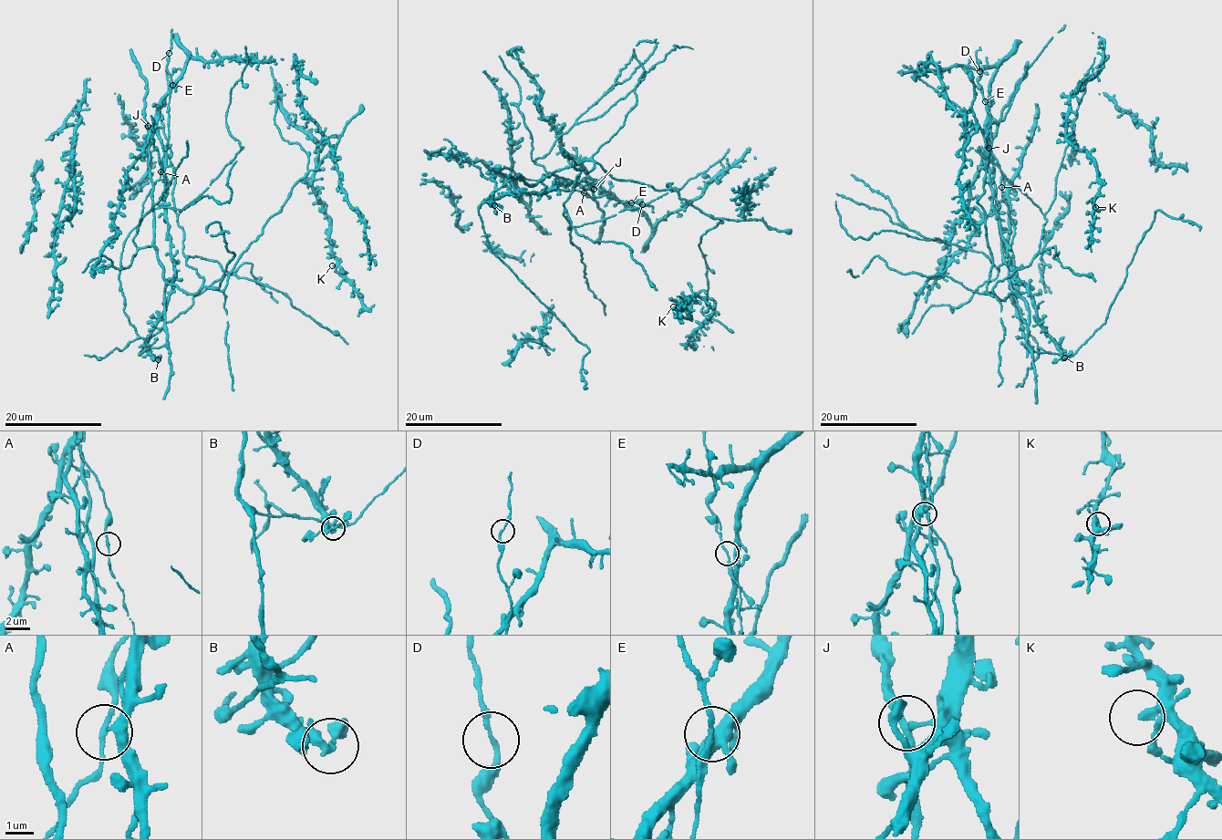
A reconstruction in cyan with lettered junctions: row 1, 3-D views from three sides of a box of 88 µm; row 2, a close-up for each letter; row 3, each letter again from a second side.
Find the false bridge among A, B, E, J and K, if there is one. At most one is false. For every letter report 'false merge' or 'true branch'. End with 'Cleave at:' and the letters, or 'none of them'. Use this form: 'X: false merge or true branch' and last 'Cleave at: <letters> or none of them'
A: true branch
B: true branch
E: true branch
J: true branch
K: true branch
Cleave at: none of them

